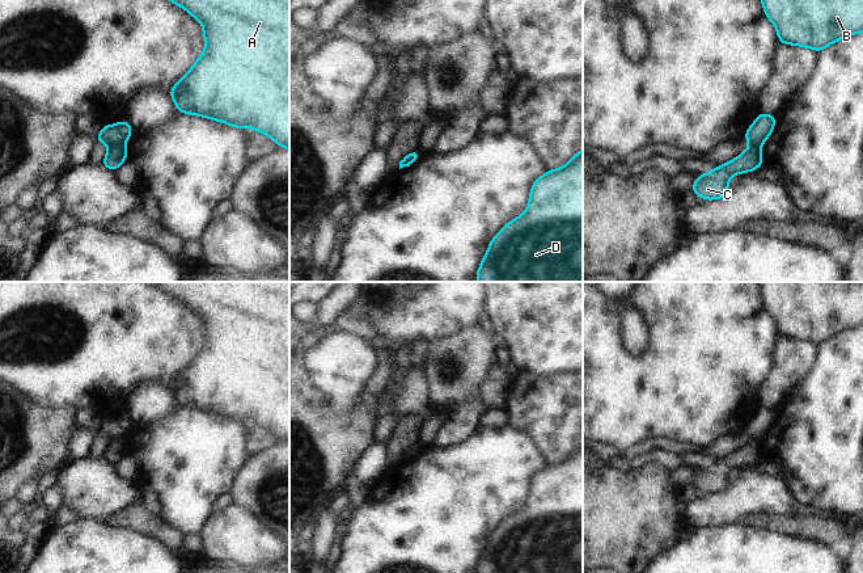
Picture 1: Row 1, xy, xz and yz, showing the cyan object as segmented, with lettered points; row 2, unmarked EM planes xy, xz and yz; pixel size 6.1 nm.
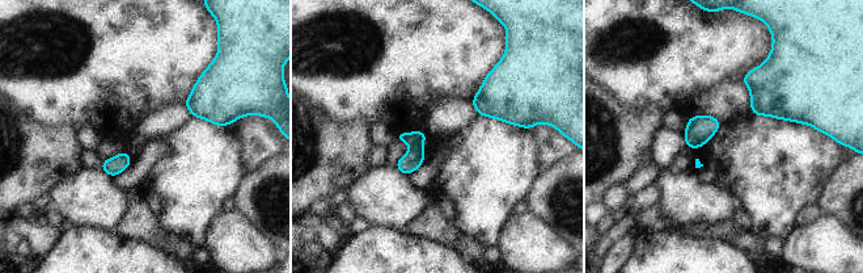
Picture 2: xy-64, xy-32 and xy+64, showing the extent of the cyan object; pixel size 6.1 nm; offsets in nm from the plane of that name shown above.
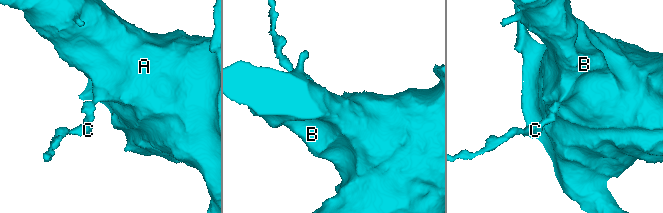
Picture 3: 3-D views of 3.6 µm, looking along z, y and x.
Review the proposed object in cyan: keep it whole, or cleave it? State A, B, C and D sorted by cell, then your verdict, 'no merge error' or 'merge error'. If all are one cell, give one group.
A B D / C | merge error

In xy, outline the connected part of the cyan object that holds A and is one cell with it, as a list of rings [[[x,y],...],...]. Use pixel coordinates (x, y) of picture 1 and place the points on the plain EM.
[[[157,282],[203,317],[206,342],[169,389],[178,406],[250,421],[289,443],[289,282]]]

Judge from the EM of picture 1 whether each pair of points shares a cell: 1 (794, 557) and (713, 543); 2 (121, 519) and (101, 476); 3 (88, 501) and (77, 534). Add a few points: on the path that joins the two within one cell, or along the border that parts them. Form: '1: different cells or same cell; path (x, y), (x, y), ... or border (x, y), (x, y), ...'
1: same cell; path (774, 557), (732, 557)
2: different cells; border (140, 496), (127, 506), (102, 519)
3: different cells; border (79, 517), (100, 518), (102, 521)

